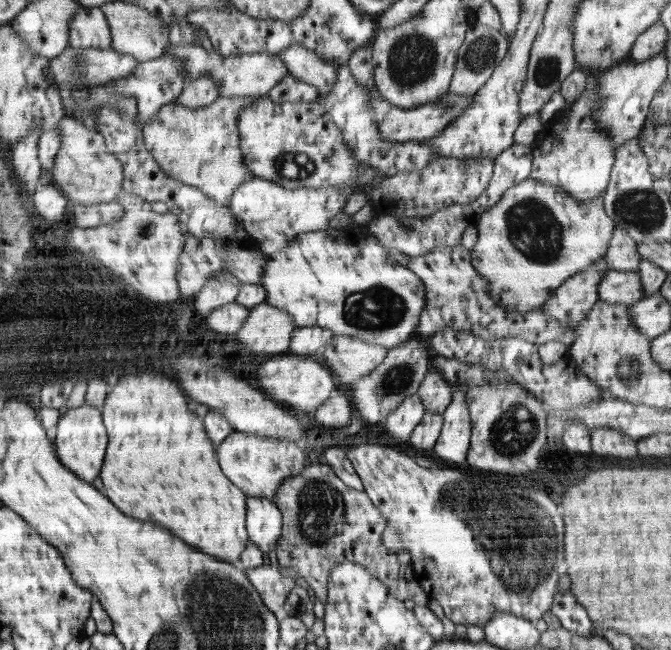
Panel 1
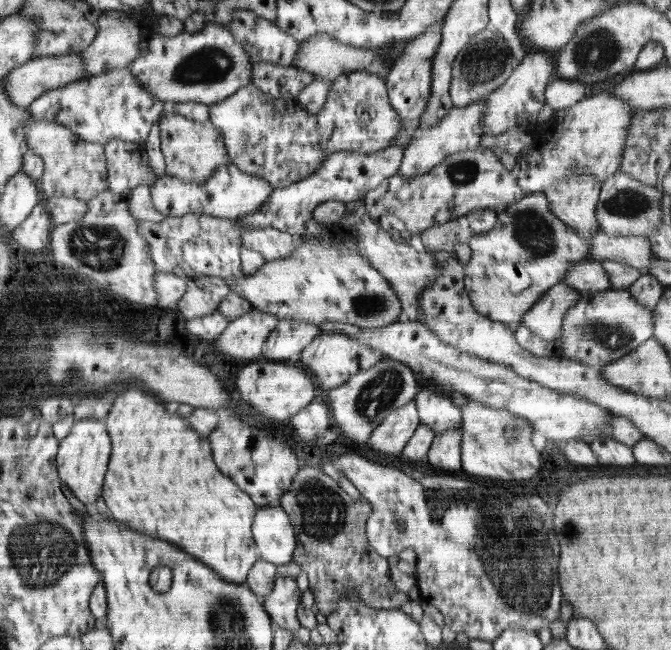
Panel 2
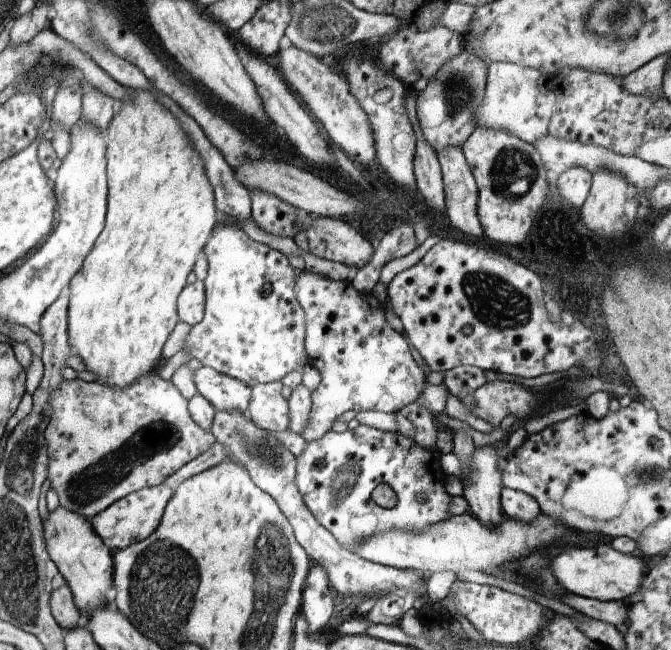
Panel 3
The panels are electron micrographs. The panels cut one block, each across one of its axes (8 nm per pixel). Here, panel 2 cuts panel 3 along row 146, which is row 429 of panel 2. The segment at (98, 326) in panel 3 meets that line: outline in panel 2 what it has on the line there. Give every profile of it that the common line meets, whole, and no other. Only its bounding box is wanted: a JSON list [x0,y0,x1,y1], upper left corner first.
[101,386,260,584]

